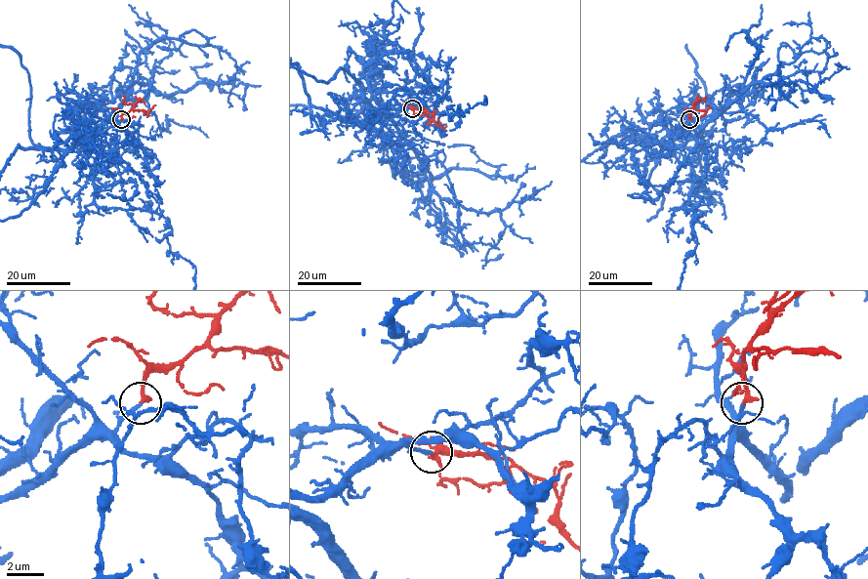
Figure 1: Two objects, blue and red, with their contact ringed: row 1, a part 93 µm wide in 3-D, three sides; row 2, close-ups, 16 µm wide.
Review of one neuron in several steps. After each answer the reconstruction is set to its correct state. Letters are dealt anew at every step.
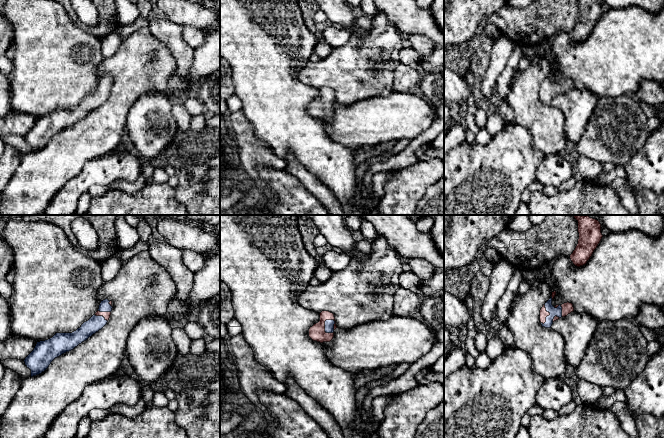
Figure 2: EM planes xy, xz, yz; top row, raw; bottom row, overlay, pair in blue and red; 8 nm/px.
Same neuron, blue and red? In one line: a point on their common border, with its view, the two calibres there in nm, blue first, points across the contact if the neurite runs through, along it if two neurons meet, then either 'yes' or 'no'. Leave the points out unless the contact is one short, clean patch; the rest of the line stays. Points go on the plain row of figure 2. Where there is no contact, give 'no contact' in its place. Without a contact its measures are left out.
xz (325, 105) | 80/130 nm | across xz (329, 100), (325, 105), (317, 108) | yes

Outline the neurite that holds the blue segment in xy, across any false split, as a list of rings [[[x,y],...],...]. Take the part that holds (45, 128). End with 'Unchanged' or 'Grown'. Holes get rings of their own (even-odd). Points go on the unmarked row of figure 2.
[[[105,75],[101,77],[98,87],[76,107],[56,109],[48,116],[37,118],[34,126],[24,136],[31,146],[31,153],[44,148],[55,134],[73,126],[101,106],[107,100],[112,84],[112,77]]]. Grown

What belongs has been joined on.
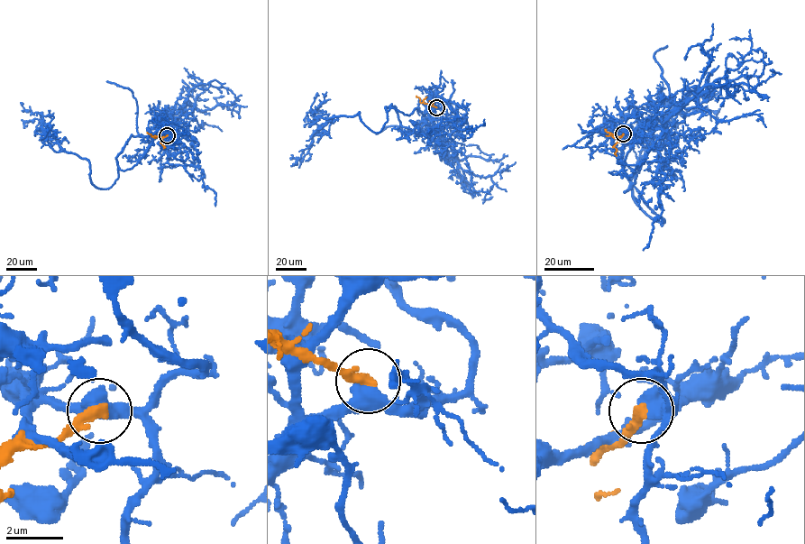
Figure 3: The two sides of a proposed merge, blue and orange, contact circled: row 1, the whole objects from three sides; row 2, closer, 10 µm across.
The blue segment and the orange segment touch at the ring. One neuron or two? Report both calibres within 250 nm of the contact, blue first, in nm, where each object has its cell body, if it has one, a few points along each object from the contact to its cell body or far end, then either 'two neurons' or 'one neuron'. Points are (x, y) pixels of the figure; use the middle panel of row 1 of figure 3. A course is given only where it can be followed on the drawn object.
550/400 nm | blue none | orange none | blue via (436, 107), (409, 115), (391, 108), (379, 132), (359, 112), (333, 116), (314, 133), (301, 159), (290, 158) | orange via (436, 107), (421, 103), (416, 96) | two neurons

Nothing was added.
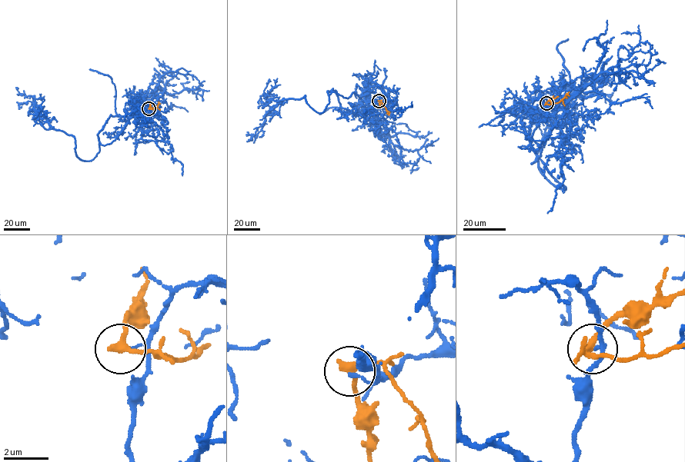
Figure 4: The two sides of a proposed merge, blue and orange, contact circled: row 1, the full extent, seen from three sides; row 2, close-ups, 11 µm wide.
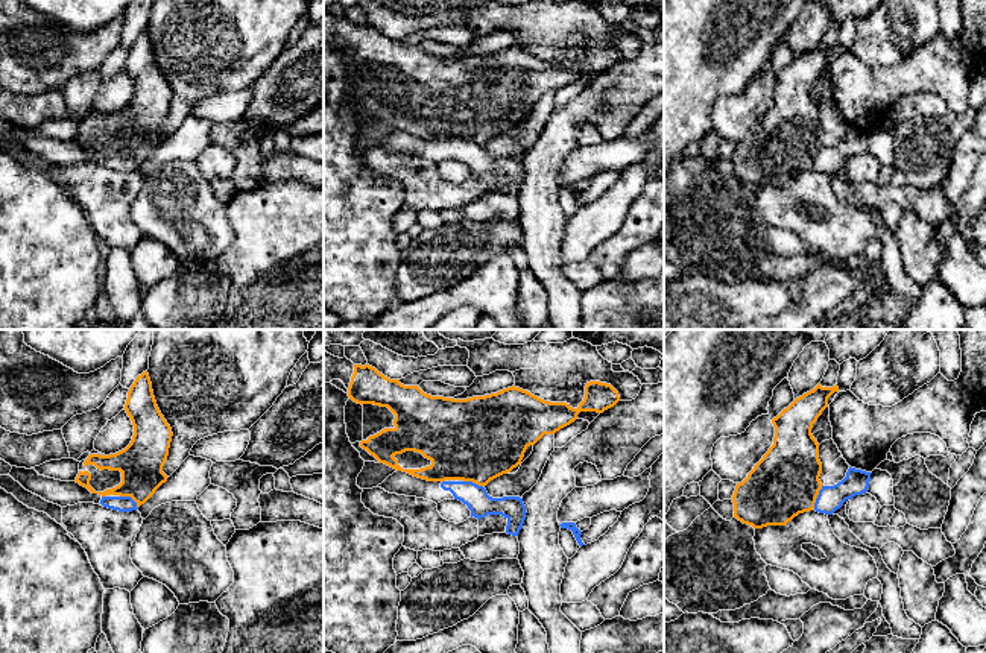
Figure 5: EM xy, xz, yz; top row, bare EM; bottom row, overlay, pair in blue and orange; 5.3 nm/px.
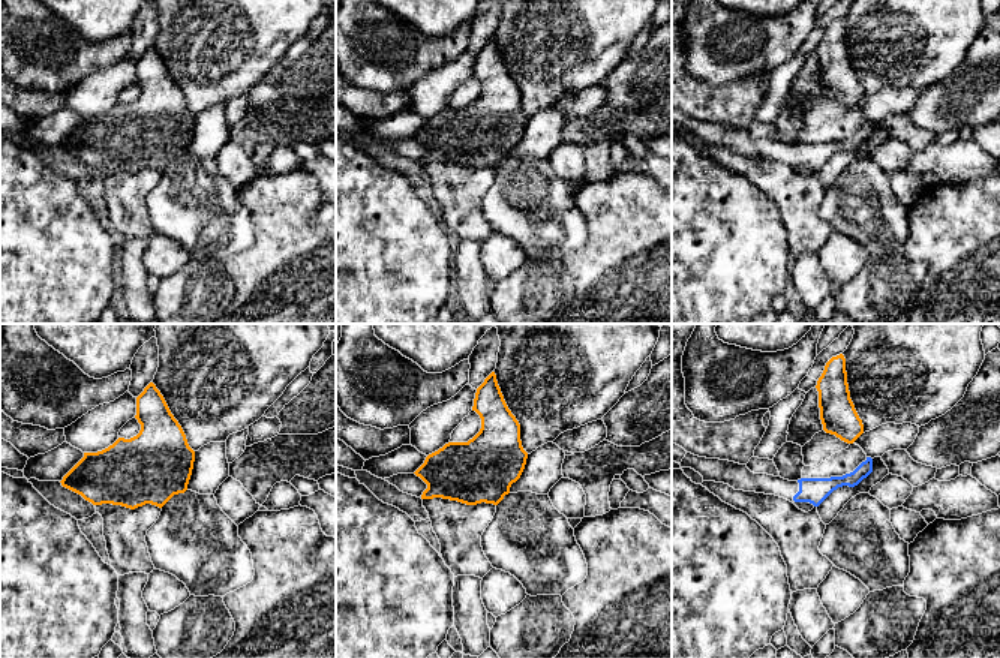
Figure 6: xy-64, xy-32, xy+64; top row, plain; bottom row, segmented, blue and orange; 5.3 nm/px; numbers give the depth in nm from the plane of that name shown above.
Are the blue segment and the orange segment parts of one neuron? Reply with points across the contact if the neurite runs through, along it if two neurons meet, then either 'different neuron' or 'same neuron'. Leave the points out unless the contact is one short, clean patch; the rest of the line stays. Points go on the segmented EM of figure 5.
border yz (822, 485), (813, 507); different neuron

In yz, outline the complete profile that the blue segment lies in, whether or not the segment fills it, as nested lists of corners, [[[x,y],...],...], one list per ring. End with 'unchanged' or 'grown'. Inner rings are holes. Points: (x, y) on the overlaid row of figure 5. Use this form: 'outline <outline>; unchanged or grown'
outline [[[849,466],[842,481],[834,486],[822,486],[814,503],[814,510],[833,515],[846,500],[867,492],[871,474]]]; unchanged

